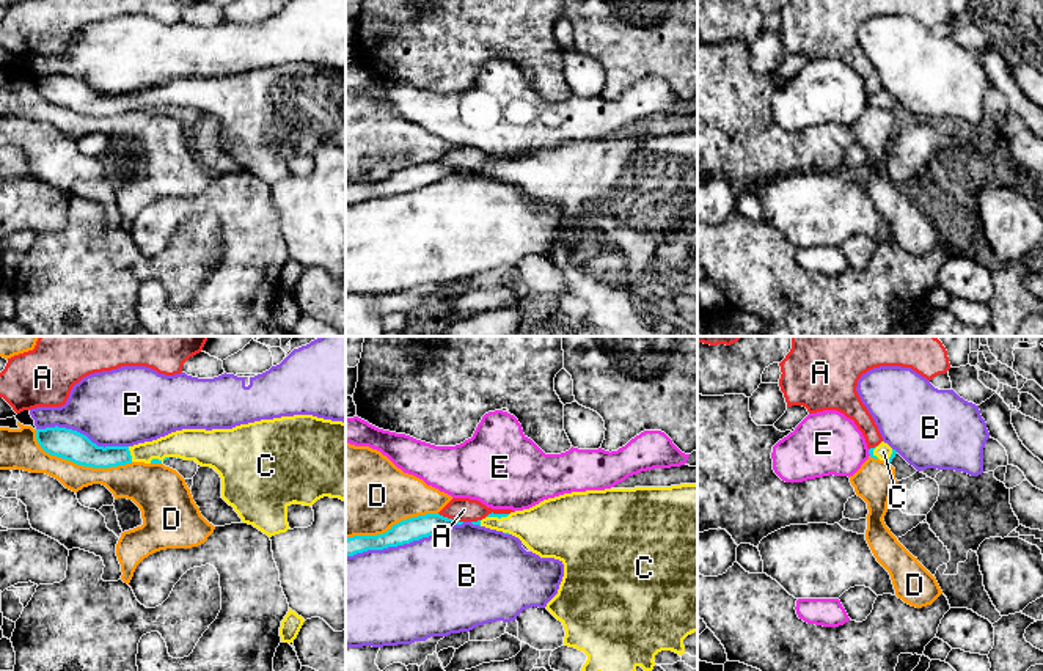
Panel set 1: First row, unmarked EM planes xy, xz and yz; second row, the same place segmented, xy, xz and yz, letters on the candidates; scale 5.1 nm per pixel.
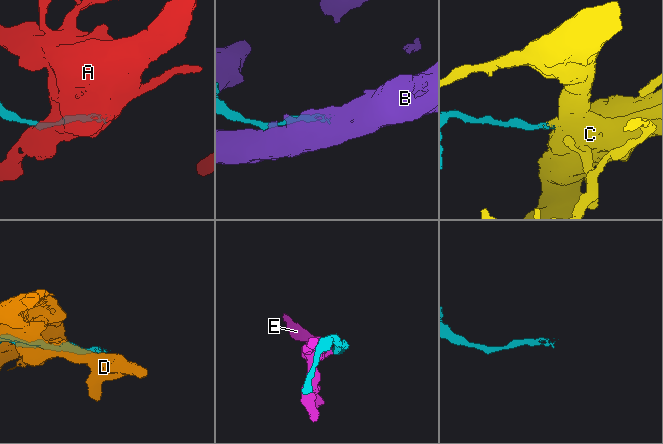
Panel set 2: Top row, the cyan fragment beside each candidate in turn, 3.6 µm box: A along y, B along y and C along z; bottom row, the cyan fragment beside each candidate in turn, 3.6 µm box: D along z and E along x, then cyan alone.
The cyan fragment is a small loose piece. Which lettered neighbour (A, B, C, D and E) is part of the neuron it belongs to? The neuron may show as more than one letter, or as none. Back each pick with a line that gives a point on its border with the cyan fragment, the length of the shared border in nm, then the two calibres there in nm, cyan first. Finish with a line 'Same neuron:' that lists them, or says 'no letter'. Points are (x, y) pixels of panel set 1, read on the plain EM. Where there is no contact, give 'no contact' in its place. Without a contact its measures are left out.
C: xy (129, 102) | 80 nm | 150/130 nm
Same neuron: C

